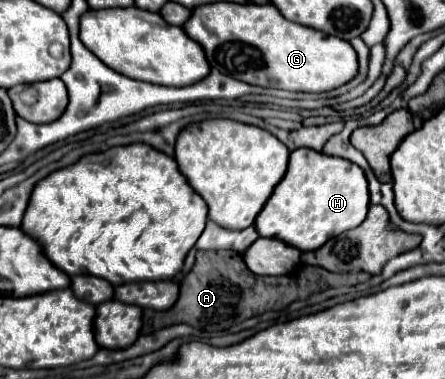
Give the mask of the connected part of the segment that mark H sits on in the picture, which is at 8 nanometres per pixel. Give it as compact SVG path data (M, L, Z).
M299 148L291 152L289 168L259 212L255 228L265 238L279 238L299 250L315 250L327 240L357 228L365 220L367 210L367 178L357 164L311 148Z

